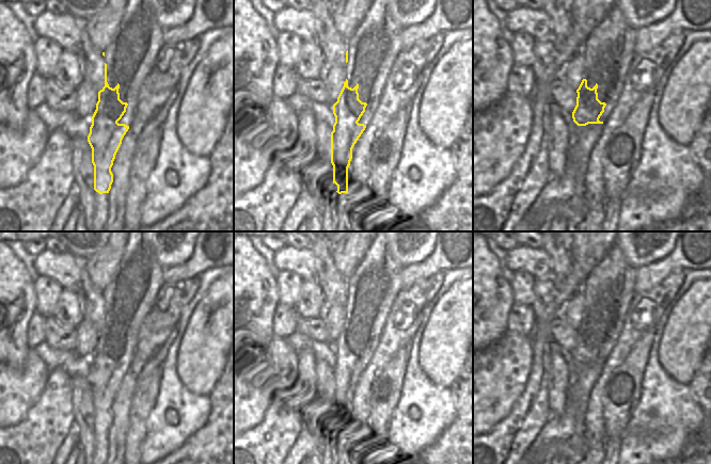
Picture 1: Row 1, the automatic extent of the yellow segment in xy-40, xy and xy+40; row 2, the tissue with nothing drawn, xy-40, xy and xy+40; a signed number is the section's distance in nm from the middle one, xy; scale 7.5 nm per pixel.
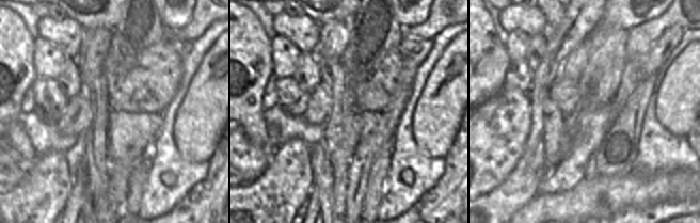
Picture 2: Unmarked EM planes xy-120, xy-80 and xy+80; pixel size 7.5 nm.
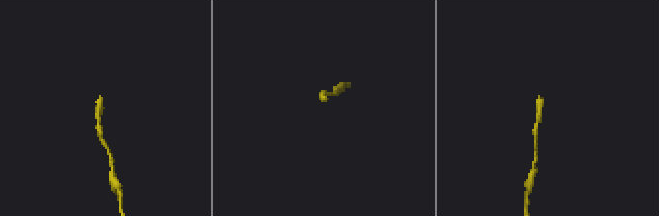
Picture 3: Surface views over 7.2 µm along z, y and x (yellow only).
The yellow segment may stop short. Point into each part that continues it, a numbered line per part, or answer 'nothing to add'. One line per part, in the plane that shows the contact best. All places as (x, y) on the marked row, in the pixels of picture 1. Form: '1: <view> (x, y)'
1: xy-40 (93, 60)

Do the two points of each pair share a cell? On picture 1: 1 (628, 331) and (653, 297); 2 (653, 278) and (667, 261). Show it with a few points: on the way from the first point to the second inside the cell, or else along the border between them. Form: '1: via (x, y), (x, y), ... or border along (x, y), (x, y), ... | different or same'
1: via (636, 322), (649, 305) | same
2: via (654, 274), (663, 266) | same

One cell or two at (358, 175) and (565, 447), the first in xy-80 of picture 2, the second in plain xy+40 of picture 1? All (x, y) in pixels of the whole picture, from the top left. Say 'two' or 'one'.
two

